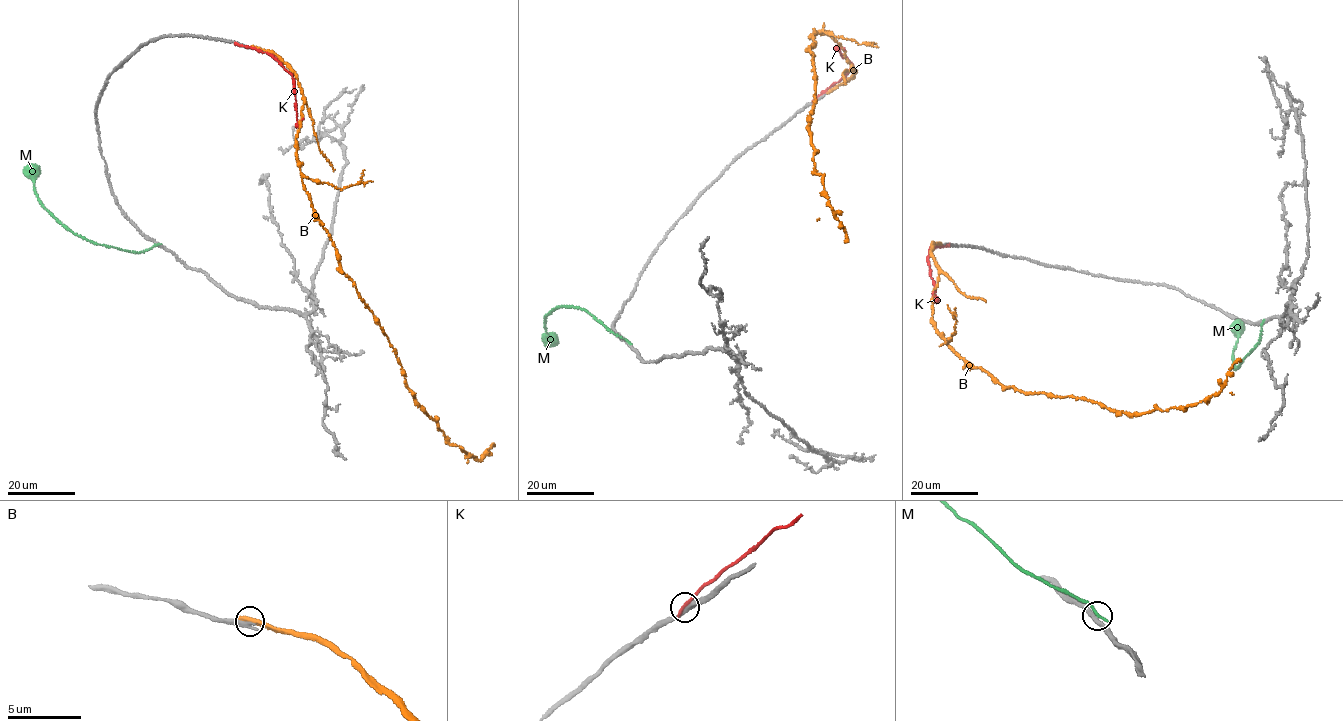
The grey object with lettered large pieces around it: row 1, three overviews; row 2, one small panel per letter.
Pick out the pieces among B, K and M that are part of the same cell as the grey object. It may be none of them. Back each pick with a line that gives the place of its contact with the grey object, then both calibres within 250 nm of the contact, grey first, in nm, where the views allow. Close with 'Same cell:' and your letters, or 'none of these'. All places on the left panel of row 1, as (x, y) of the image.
Same cell: none of these

